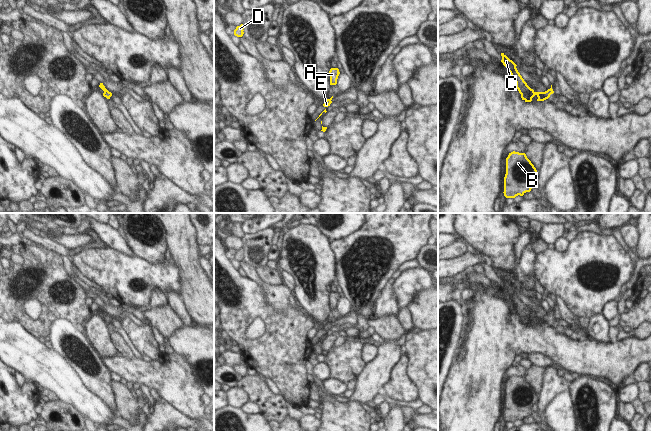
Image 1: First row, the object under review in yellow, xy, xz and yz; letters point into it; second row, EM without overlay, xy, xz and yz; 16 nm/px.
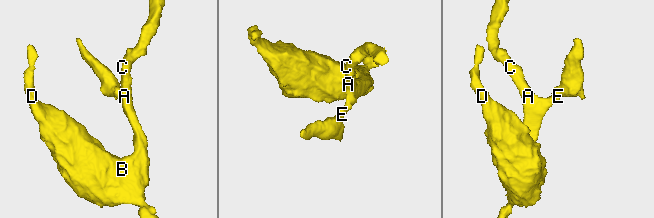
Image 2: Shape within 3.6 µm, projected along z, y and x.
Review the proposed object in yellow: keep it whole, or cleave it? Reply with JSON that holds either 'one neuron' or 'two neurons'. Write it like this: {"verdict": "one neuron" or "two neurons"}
{"verdict": "one neuron"}

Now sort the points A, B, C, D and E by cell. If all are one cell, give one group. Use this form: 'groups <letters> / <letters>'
groups A B C D E

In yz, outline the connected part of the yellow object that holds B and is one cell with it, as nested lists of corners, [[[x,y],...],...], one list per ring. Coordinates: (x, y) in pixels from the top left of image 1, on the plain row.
[[[511,376],[506,382],[506,398],[504,401],[504,420],[515,422],[523,420],[532,413],[532,406],[538,396],[525,377]]]

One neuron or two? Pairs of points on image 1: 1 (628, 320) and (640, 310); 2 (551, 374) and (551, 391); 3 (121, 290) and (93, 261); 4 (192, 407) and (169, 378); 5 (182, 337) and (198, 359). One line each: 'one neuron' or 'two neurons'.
1: one neuron
2: one neuron
3: one neuron
4: one neuron
5: one neuron

